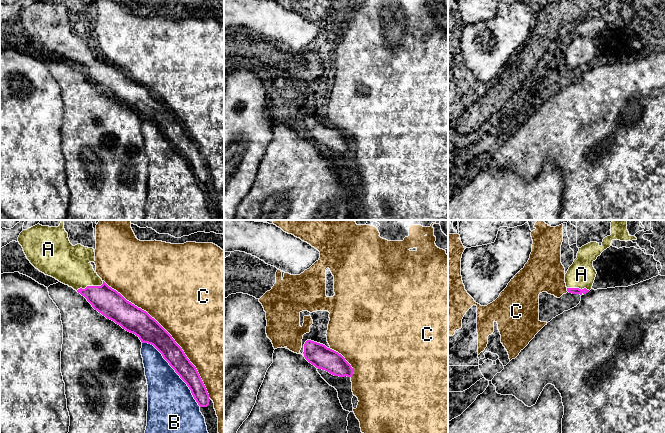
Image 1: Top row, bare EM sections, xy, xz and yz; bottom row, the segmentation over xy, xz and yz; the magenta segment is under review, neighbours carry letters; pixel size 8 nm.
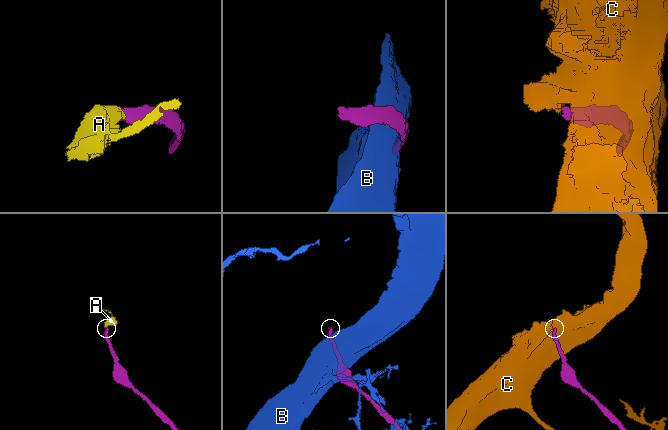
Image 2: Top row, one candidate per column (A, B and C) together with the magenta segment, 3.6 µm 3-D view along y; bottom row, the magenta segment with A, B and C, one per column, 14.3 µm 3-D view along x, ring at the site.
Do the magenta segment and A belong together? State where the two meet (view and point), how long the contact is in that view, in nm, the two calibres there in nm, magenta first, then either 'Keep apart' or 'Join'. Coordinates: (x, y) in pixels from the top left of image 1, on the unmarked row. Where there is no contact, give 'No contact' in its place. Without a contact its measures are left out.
Touches magenta at xy (90, 62). Shared border 240 nm. Thickness 220 nm (magenta) against 320 nm. Join

